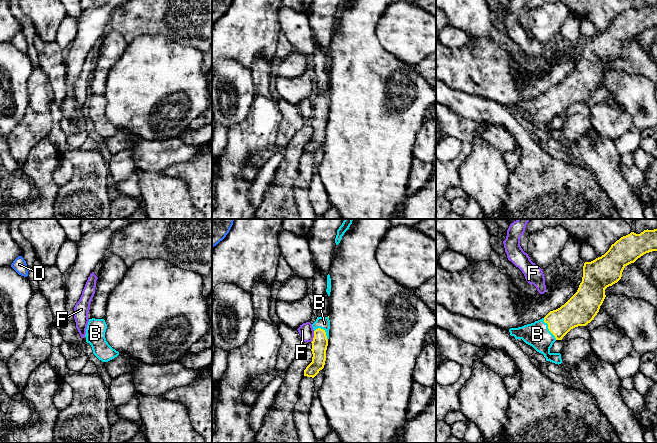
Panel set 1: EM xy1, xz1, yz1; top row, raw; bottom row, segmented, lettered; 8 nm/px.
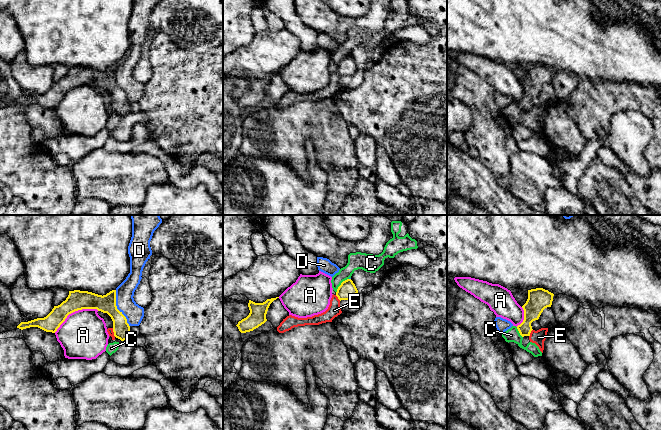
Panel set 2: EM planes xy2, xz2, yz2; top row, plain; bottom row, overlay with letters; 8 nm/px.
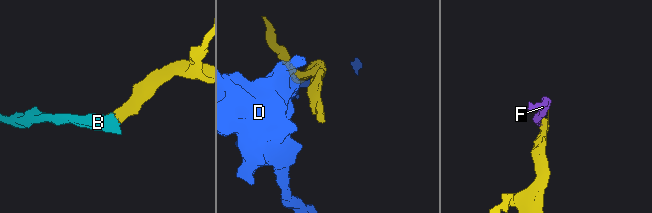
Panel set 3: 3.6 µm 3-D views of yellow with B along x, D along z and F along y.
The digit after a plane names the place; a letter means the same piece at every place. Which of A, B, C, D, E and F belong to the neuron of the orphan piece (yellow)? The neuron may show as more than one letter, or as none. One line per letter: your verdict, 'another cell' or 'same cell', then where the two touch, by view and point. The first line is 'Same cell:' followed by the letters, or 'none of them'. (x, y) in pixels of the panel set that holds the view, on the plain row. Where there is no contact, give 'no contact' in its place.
Same cell: B
A: another cell; contact xy2 (74, 87)
B: same cell; contact yz1 (548, 104)
C: another cell; contact xz2 (341, 60)
D: another cell; contact xy2 (116, 84)
E: another cell; contact yz2 (530, 108)
F: another cell; contact xz1 (314, 113)

